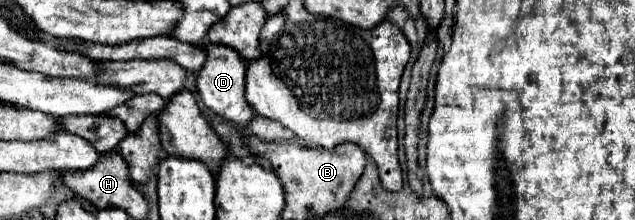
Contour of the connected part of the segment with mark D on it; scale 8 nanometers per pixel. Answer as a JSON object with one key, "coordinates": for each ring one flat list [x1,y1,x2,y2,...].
{"coordinates":[[203,42,201,48,207,52,207,60,197,70,197,76,195,76,195,86,201,96,201,102,209,110,213,110,215,114,219,114,221,118,225,118,233,124,239,124,239,126,249,124,253,120,255,112,245,102,245,60,229,46]]}

